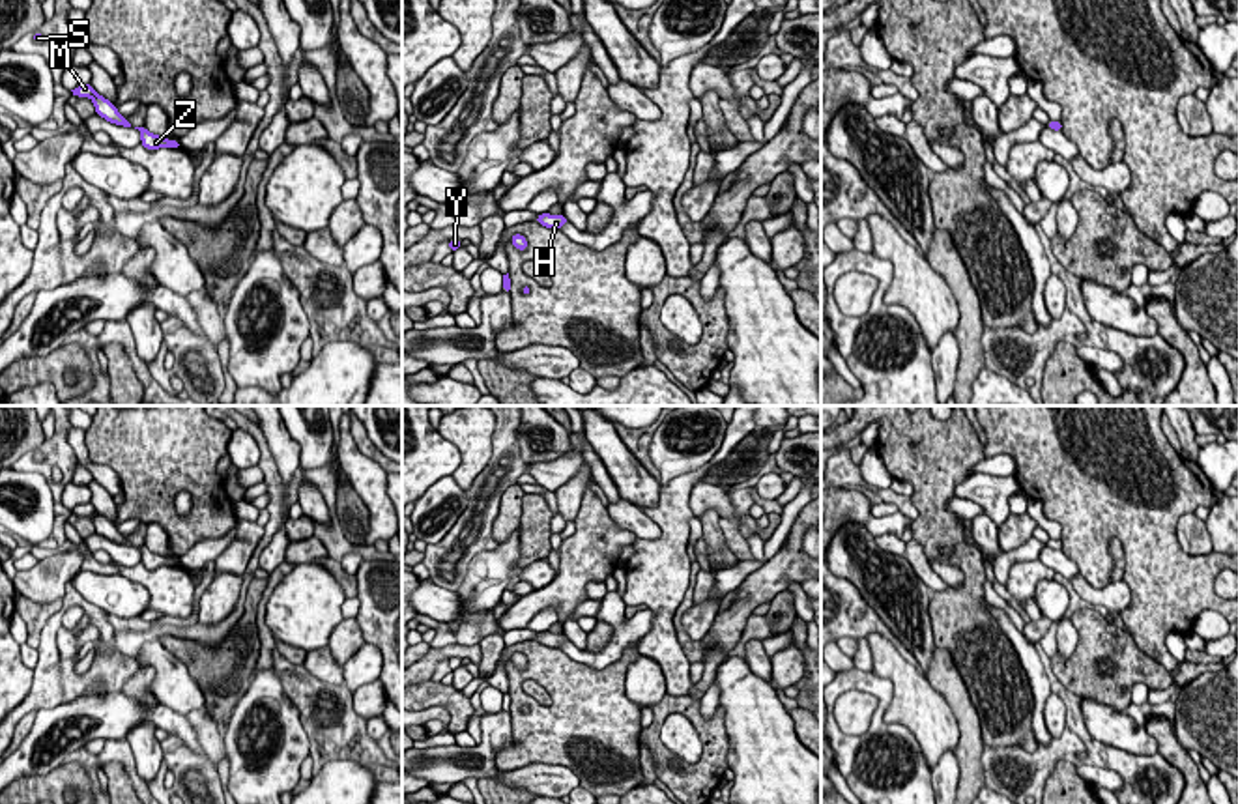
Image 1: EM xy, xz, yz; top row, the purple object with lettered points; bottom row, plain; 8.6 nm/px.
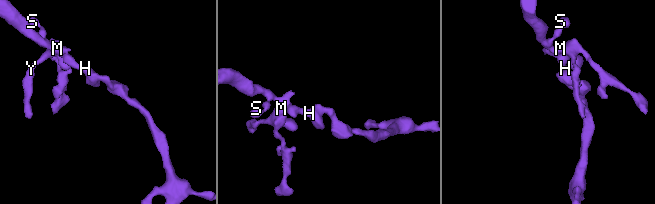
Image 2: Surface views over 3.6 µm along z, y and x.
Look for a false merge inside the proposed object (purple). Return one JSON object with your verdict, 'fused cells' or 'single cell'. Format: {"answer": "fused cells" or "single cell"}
{"answer": "single cell"}

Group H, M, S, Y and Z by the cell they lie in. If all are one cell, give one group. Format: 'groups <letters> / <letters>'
groups H M S Y Z

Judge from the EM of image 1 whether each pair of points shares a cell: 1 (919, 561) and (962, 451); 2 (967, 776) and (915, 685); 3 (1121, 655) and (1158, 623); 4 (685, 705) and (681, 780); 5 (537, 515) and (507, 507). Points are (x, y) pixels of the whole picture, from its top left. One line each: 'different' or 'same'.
1: different
2: different
3: different
4: same
5: different

